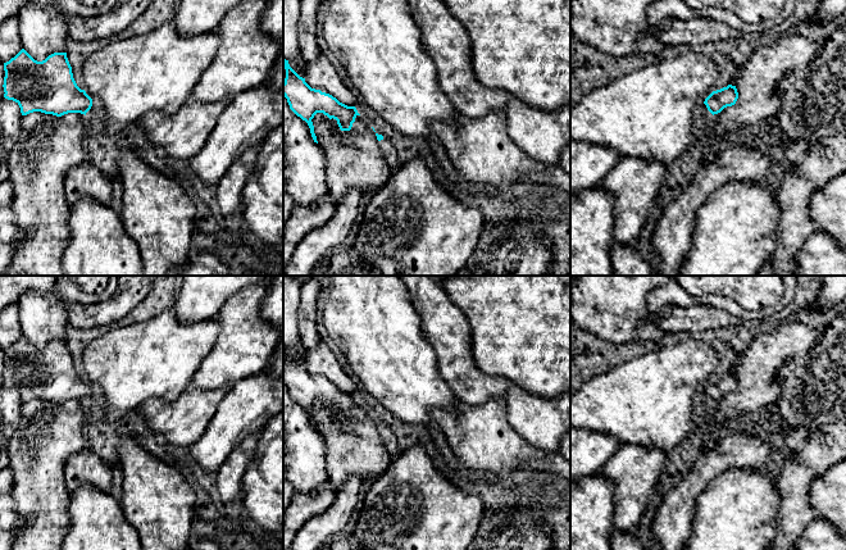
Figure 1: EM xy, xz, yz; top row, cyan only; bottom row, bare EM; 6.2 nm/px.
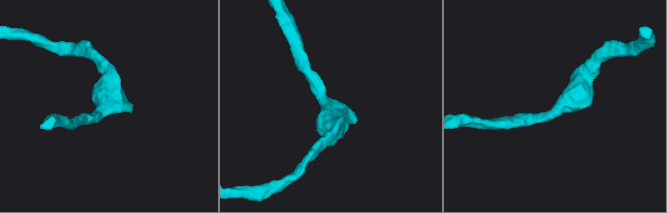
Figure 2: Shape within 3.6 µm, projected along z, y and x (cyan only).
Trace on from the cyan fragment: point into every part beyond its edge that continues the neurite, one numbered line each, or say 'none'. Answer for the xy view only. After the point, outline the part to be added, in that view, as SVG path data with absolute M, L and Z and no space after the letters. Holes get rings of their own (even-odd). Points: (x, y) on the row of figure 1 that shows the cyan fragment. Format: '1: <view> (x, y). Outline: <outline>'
none

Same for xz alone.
1: xz (389, 150). Outline: M386 137L378 141L379 150L382 153L382 158L390 167L392 172L397 171L399 167L402 164L399 155L396 146Z

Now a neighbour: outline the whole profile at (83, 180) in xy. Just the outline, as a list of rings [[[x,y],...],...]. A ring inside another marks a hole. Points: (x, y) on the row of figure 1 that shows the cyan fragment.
[[[86,160],[67,172],[64,191],[70,206],[85,196],[105,206],[110,206],[113,183],[97,167]]]

